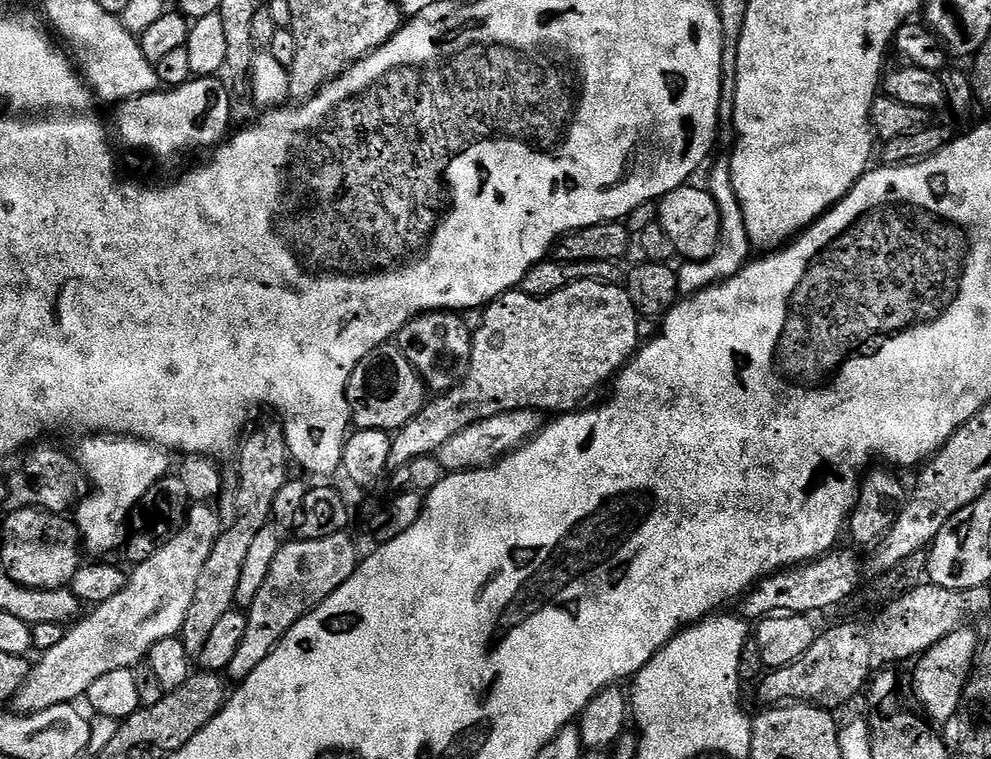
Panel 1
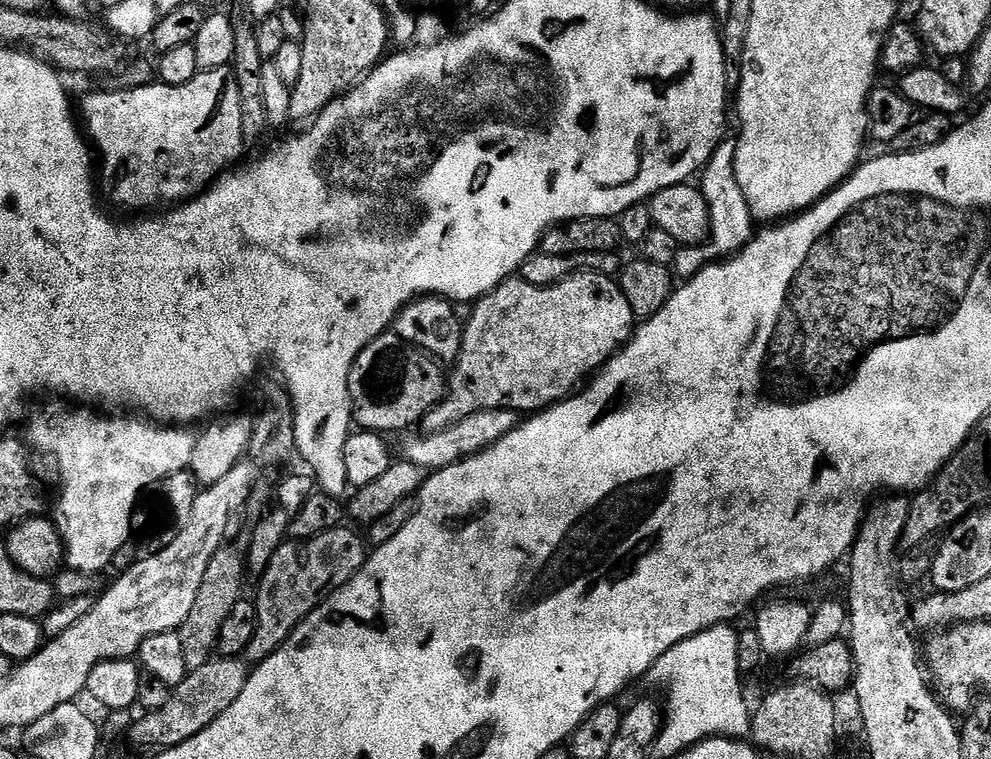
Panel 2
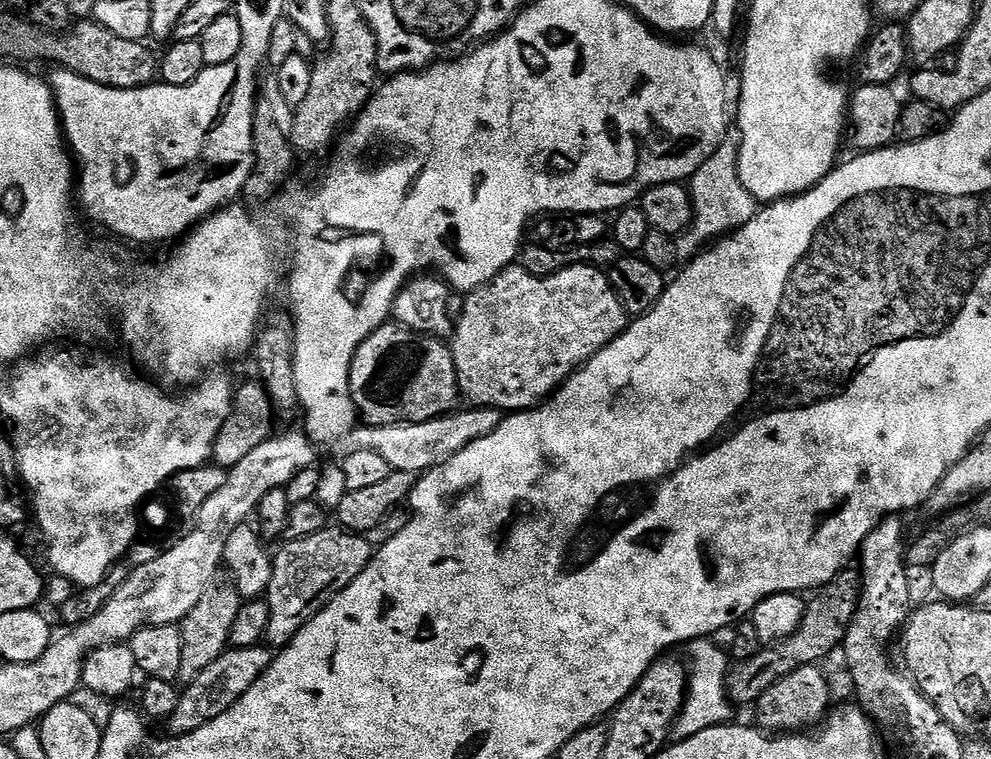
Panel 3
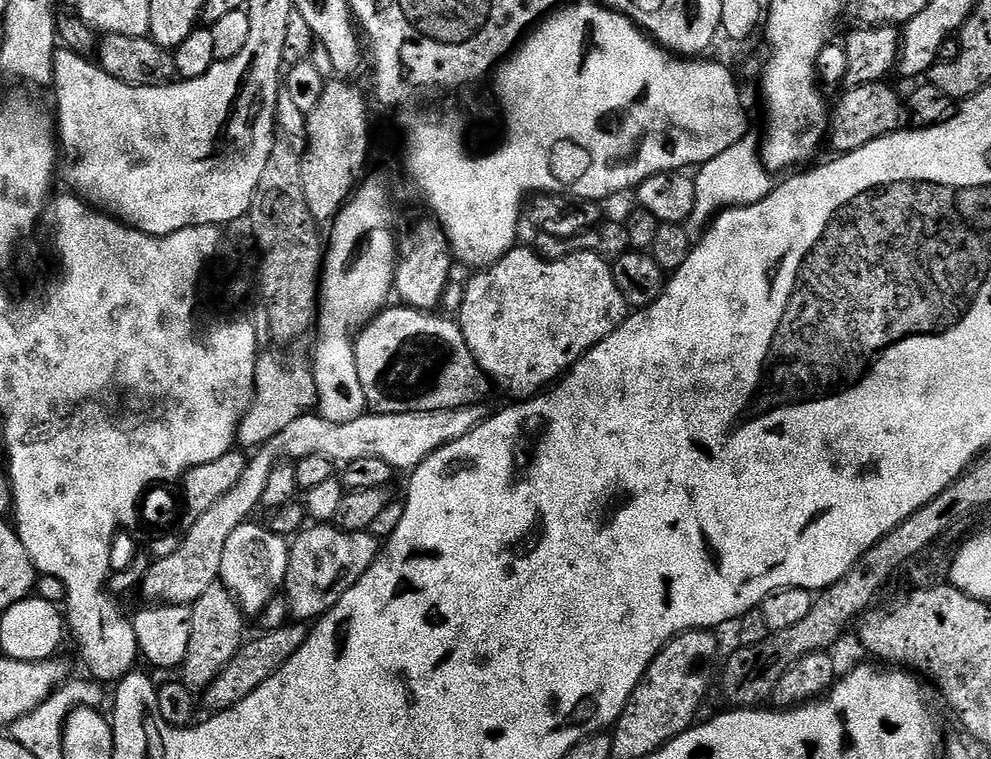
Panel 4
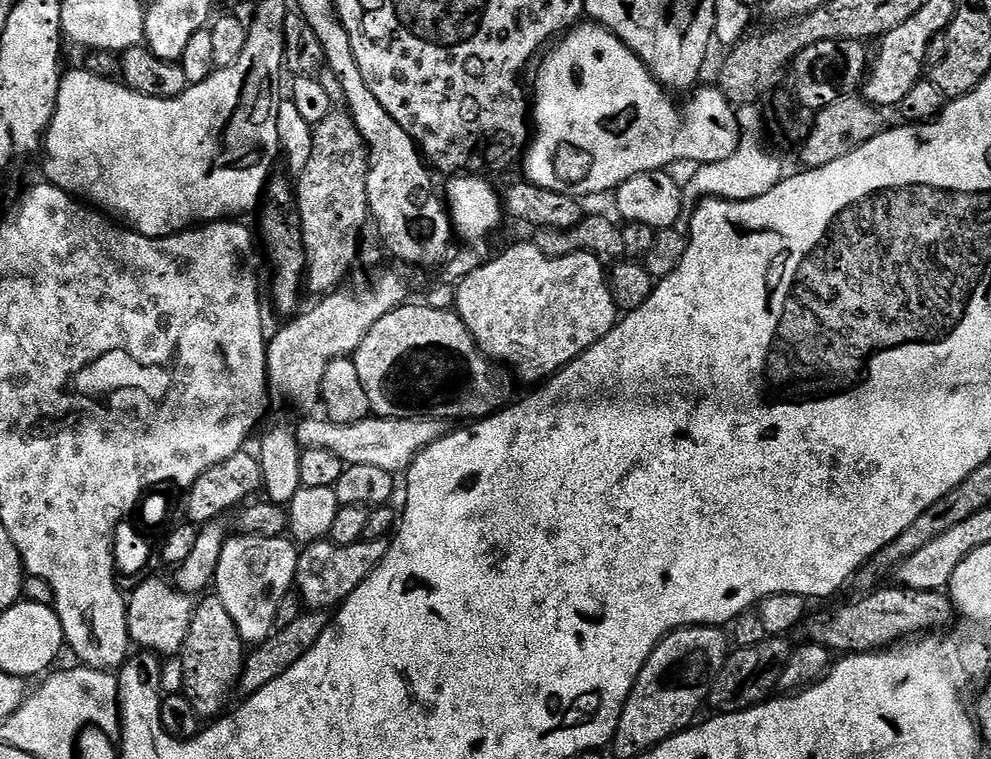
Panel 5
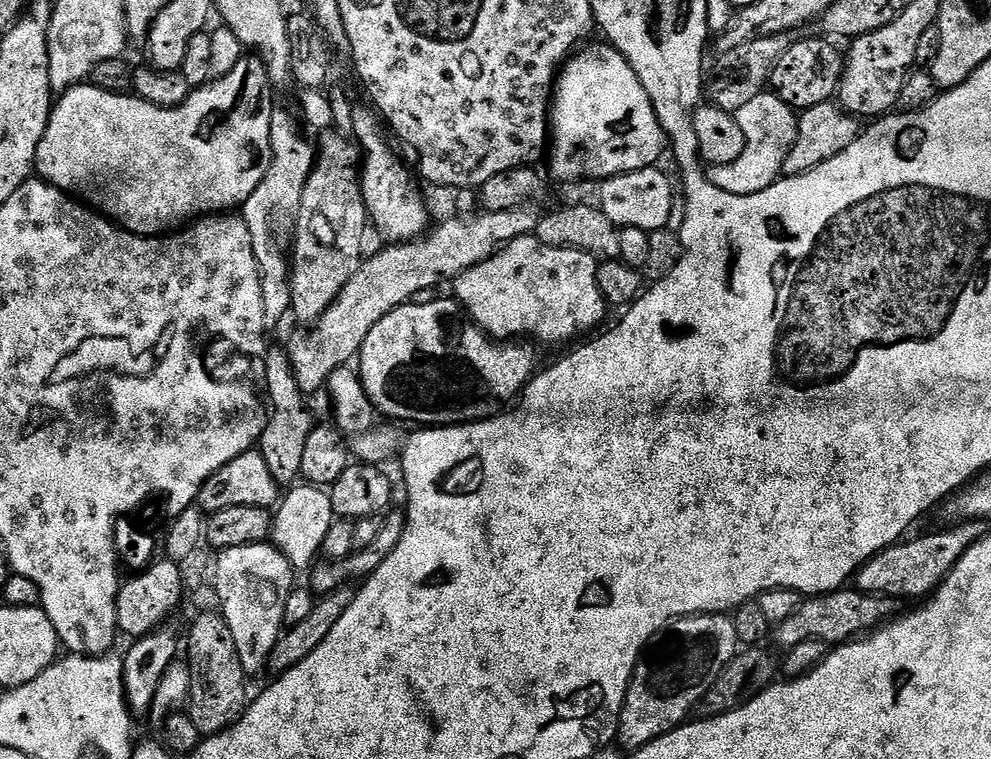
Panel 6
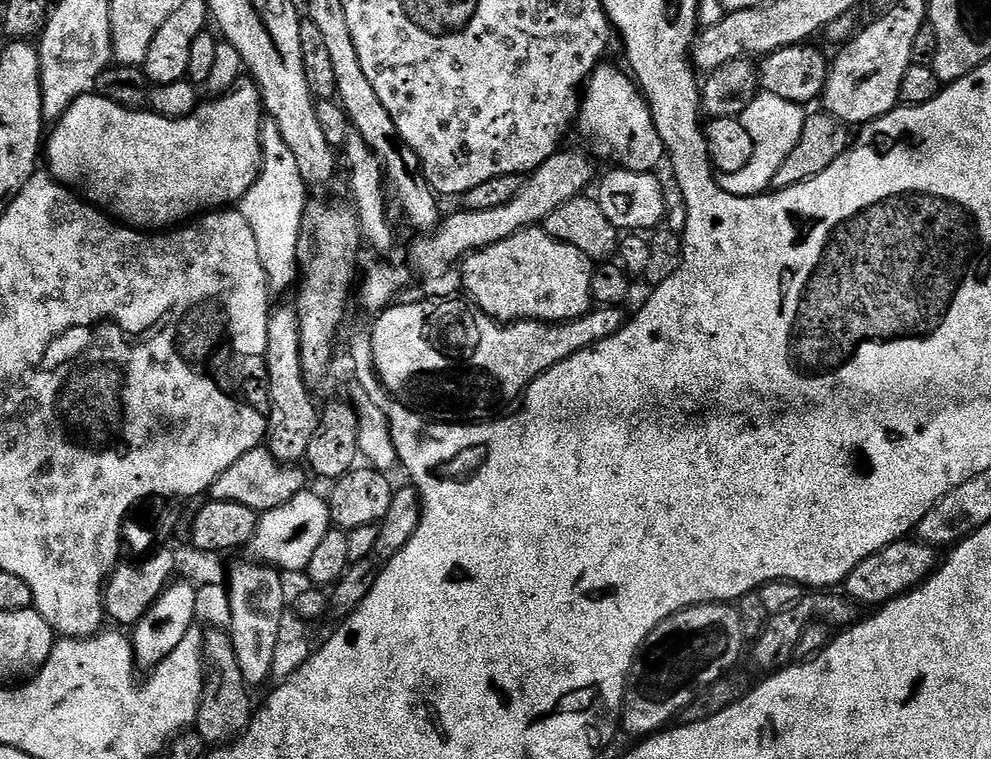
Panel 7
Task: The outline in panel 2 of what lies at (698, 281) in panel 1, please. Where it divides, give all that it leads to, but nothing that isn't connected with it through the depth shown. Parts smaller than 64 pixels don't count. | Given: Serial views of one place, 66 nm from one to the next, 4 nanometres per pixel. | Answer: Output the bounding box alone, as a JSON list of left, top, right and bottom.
[674,138,754,281]

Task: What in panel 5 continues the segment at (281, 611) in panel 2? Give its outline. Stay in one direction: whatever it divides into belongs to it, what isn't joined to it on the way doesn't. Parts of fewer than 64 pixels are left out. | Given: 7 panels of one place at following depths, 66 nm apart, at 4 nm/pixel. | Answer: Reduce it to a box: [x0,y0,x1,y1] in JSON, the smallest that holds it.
[295,539,389,610]

